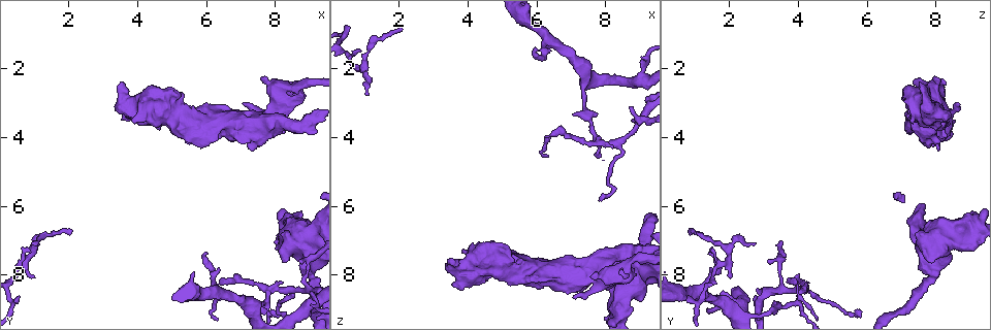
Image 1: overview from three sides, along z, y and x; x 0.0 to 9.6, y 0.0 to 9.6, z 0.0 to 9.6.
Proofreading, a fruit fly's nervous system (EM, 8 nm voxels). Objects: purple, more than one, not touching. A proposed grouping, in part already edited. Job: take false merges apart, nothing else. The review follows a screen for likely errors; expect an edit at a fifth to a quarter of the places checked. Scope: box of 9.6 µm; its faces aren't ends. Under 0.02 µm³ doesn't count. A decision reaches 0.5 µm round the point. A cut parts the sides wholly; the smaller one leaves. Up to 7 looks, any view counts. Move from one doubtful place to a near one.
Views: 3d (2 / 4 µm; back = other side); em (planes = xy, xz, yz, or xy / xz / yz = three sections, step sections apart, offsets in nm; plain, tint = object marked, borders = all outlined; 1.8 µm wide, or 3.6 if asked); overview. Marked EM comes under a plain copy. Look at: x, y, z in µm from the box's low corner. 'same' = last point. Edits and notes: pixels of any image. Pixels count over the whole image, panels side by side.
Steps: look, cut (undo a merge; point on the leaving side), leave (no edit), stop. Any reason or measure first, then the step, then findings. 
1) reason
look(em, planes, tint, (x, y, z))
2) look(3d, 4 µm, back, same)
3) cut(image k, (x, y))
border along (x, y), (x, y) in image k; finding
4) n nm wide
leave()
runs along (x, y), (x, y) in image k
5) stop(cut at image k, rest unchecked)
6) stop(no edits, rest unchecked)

sudden change in width
look(em, xz, step 8, tint, (5.75, 3.60, 7.85))

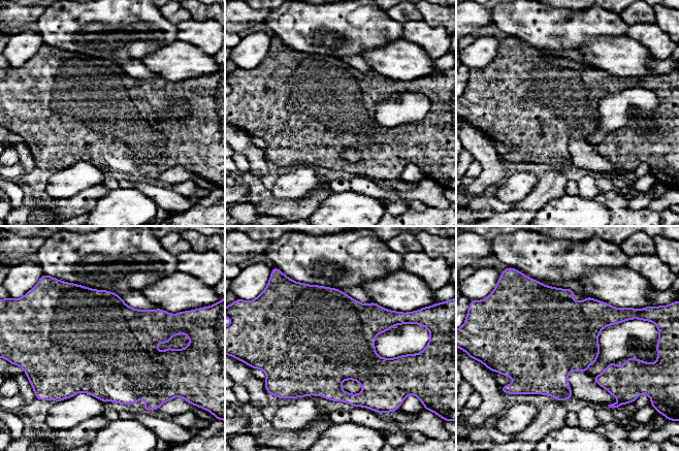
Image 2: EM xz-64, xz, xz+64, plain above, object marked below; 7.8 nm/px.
another direction
look(em, planes, tint, same)

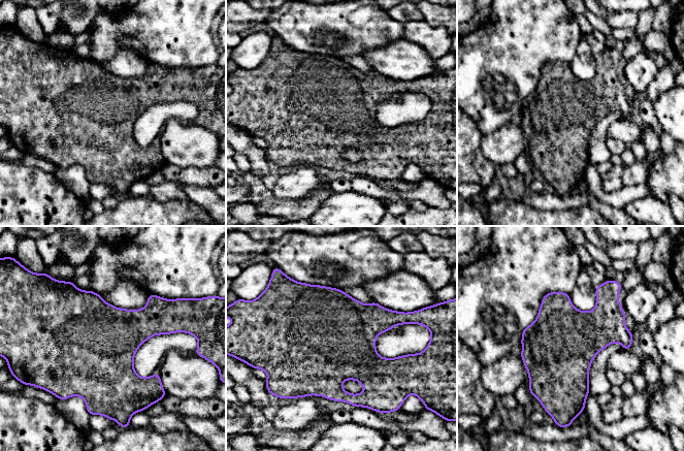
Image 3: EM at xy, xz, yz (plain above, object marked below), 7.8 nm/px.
550 nm wide
leave()
one cell here

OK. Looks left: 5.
sudden change in width
look(em, 3.6 µm, xz, step 4, tint, (8.30, 6.45, 8.95))

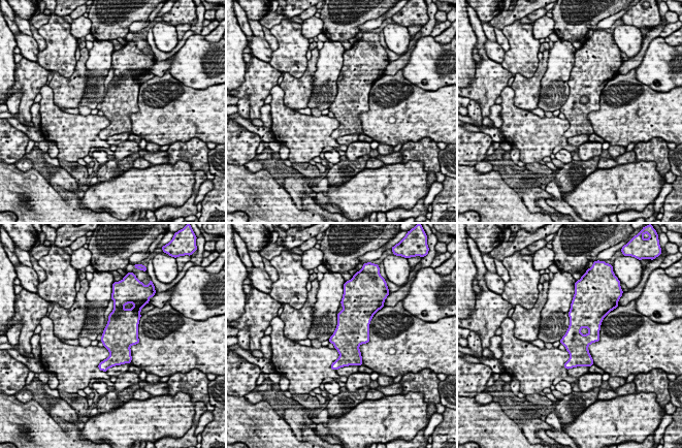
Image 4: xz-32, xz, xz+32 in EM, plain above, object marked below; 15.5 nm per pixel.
another direction
look(em, 3.6 µm, planes, borders, same)

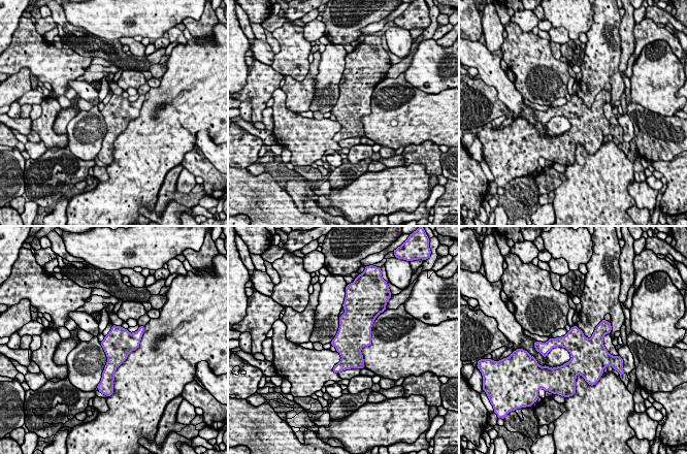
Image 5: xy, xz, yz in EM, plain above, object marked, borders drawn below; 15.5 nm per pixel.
leave()
one cell here

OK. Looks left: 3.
four-way junction
look(em, planes, tint, (7.80, 8.40, 4.15))

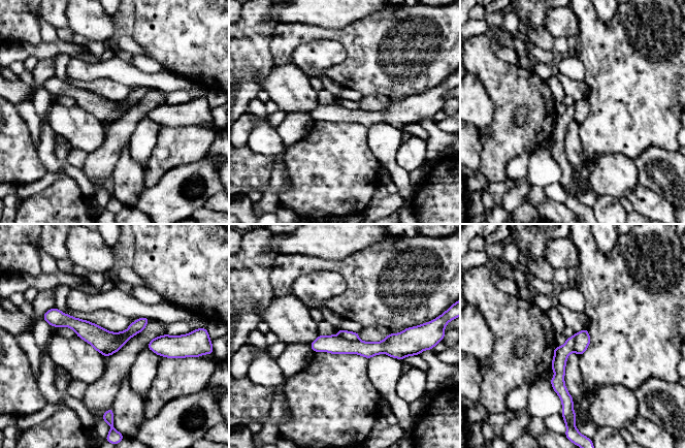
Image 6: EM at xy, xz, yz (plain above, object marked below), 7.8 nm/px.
cut(image 6, (333, 344))
the part that leaves runs along (406, 334), (384, 347), (314, 346) in image 6; two cells meet here

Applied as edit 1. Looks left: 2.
stop(cut at image 6, rest unchecked)

